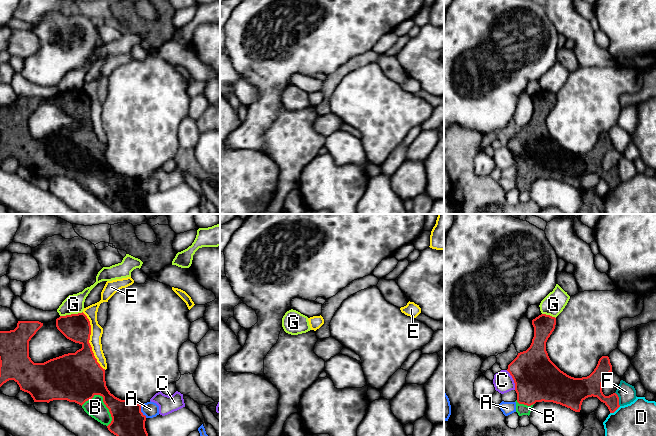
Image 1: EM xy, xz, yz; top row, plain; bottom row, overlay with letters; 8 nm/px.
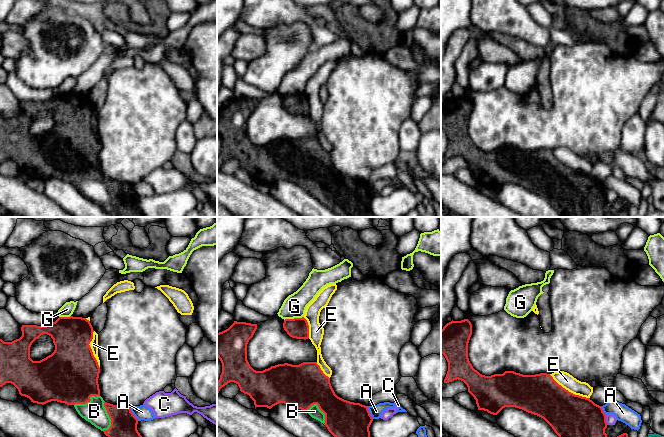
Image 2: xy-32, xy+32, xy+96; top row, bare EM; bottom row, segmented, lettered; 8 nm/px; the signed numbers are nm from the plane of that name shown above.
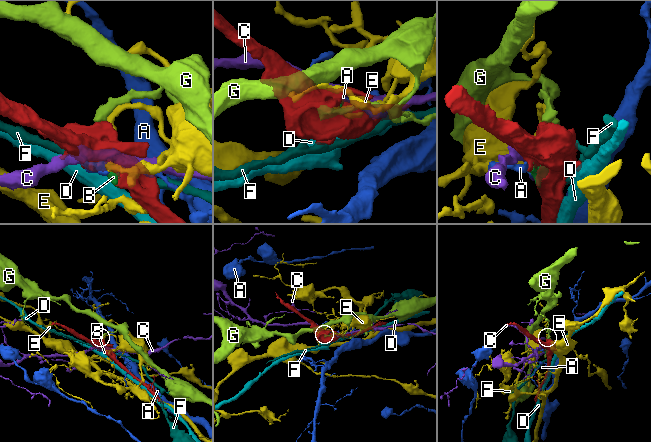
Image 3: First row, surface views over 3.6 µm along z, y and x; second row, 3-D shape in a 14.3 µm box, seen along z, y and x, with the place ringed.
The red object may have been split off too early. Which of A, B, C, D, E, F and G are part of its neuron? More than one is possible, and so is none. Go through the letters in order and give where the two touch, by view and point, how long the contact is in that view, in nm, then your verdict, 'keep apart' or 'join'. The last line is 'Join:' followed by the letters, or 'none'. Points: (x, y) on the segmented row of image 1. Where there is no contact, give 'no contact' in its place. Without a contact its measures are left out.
A: meets red in xy at (140, 411); contact 120 nm long; keep apart
B: meets red in xy at (107, 407); contact 280 nm long; join
C: meets red in yz at (513, 379); contact 180 nm long; keep apart
D: meets red in yz at (615, 410); contact 110 nm long; keep apart
E: meets red in xy at (88, 341); contact 500 nm long; keep apart
F: meets red in yz at (618, 399); contact 120 nm long; keep apart
G: meets red in xy at (71, 314); contact 190 nm long; keep apart
Join: B

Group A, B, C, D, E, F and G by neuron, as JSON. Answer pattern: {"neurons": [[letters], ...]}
{"neurons": [["A"], ["B"], ["C"], ["D"], ["E"], ["F"], ["G"]]}

